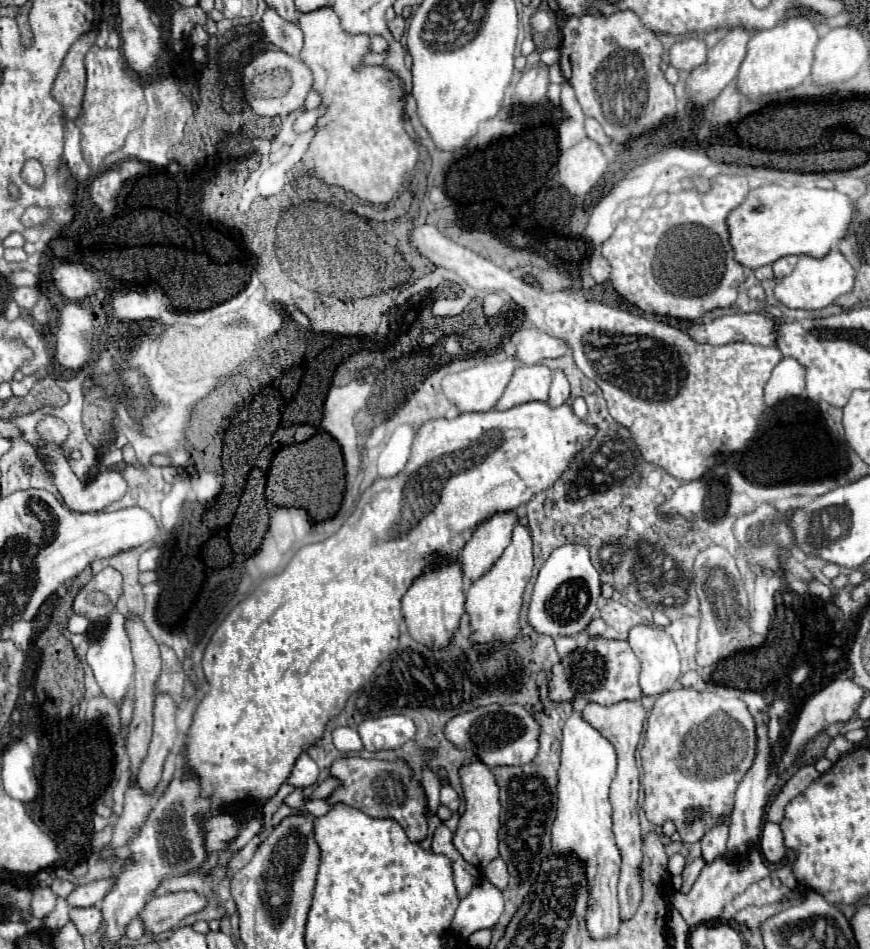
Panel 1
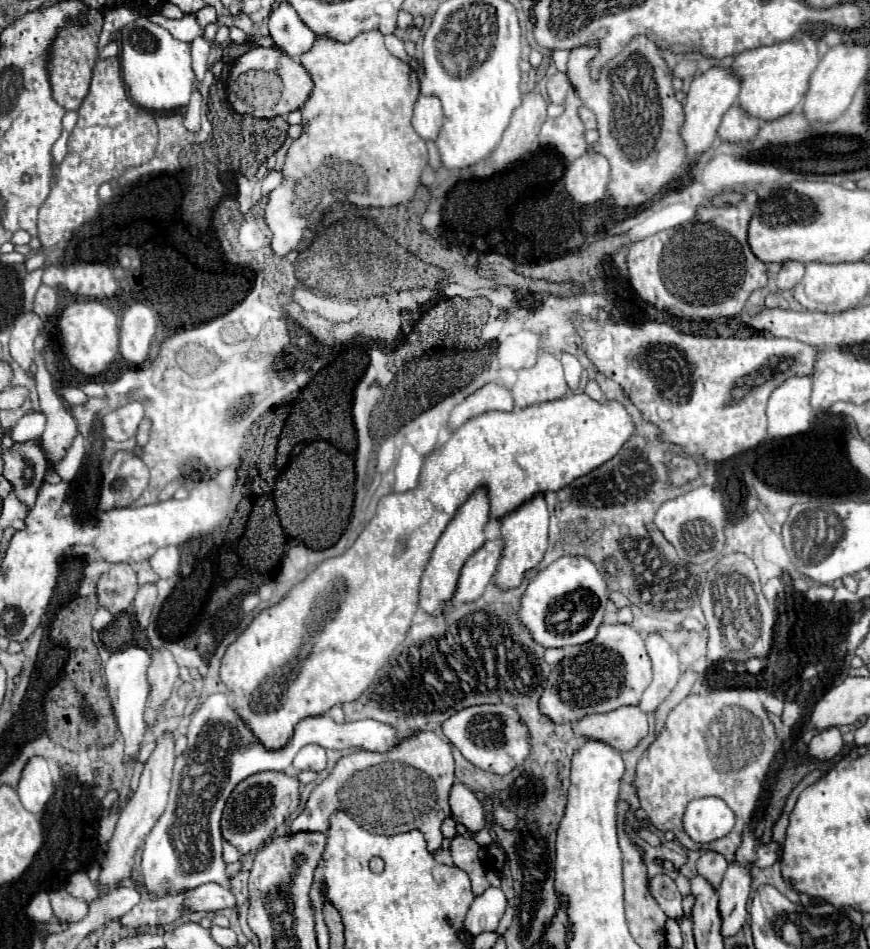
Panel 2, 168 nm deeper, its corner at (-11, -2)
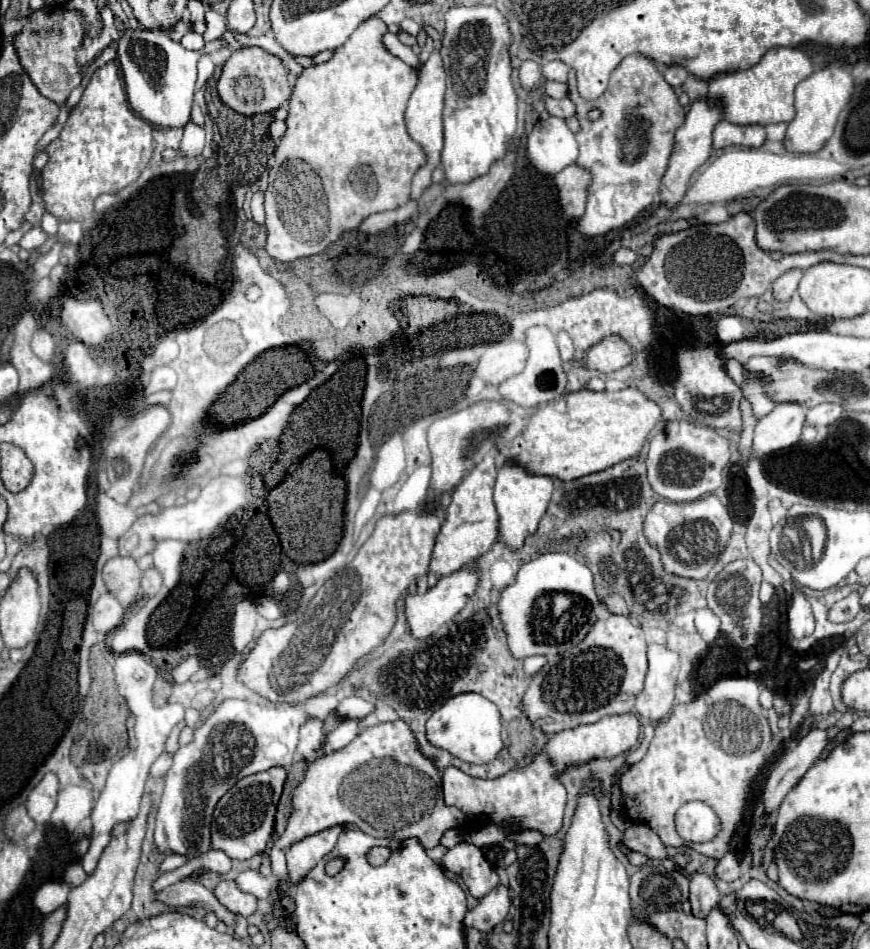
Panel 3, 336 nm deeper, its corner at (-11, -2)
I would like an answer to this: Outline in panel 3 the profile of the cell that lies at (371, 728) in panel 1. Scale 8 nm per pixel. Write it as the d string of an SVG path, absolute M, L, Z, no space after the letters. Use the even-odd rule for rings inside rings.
M225 700L197 730L195 740L187 746L181 746L175 752L173 766L167 772L165 778L165 792L159 804L157 812L157 824L155 824L155 846L159 850L173 850L179 854L185 854L187 858L195 858L203 854L207 848L211 848L211 814L219 798L233 788L233 784L247 774L263 772L273 766L291 766L291 754L295 754L297 740L299 740L299 728L307 720L307 712L293 708L293 706L261 706L245 700Z

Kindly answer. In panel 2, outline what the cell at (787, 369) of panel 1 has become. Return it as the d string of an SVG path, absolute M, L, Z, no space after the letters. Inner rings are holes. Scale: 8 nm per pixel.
M787 378L773 390L767 406L769 436L785 438L805 432L811 426L811 378Z

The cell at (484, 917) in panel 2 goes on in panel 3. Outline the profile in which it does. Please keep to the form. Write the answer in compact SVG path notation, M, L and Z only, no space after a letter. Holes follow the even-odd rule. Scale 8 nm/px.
M499 884L495 890L483 896L473 910L467 912L463 924L464 926L475 926L481 932L489 932L491 928L495 928L499 922L505 920L509 906L511 906L511 900L509 900L507 886Z

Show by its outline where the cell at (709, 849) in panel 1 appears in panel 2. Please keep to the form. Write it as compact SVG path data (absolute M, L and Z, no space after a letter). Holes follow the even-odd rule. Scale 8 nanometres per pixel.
M707 850L697 862L697 872L705 876L715 888L721 884L725 870L727 870L727 860L723 854L717 854L715 850Z

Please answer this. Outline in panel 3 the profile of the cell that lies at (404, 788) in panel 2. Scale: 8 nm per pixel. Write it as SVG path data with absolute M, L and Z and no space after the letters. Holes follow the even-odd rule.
M395 720L365 728L343 750L311 762L305 778L293 790L293 812L285 834L269 852L275 880L287 876L285 854L295 842L337 824L355 824L369 836L397 842L417 838L423 848L435 848L443 832L465 828L467 816L453 806L445 806L439 770L417 750L409 726Z

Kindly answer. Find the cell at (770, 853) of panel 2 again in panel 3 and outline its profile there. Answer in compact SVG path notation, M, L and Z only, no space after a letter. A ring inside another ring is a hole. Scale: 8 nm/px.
M725 854L723 858L717 860L715 876L717 876L719 880L733 882L733 880L739 878L739 870L741 870L741 860L739 860L735 854Z

